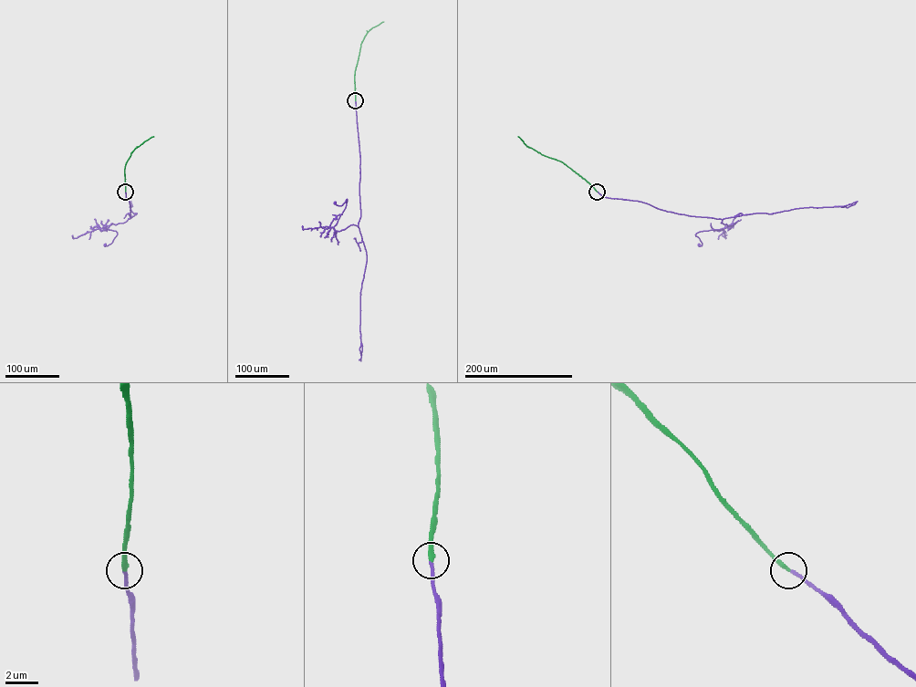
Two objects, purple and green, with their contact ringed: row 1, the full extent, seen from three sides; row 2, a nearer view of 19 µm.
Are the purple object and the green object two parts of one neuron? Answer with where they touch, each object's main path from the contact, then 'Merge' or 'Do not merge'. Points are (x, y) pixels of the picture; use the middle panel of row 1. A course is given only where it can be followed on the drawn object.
Place: (355, 100). Course of purple: (355, 100), (360, 161), (360, 215), (358, 225), (335, 230), (347, 199), (340, 205), (335, 202). Course of green: (355, 100), (354, 74), (360, 44), (369, 30), (383, 22). Merge

